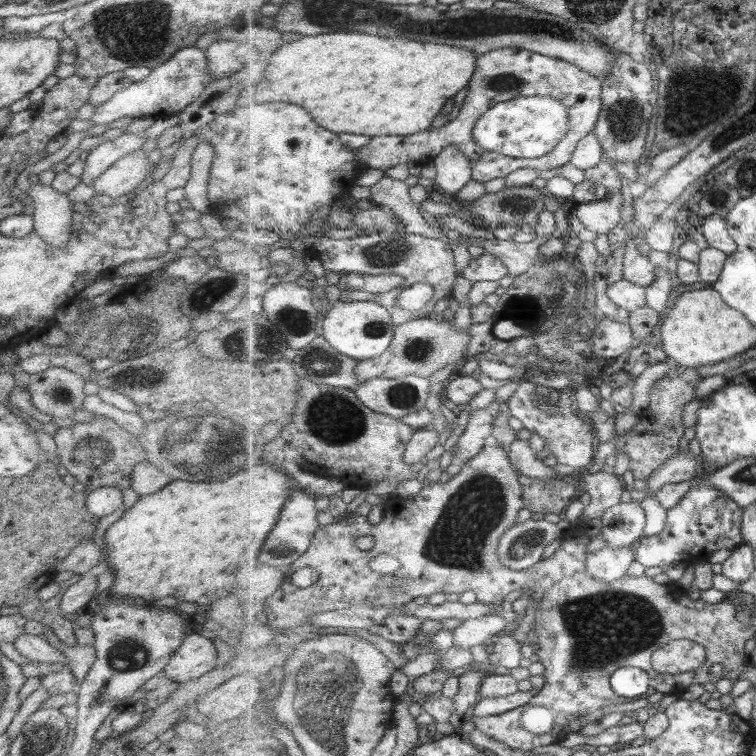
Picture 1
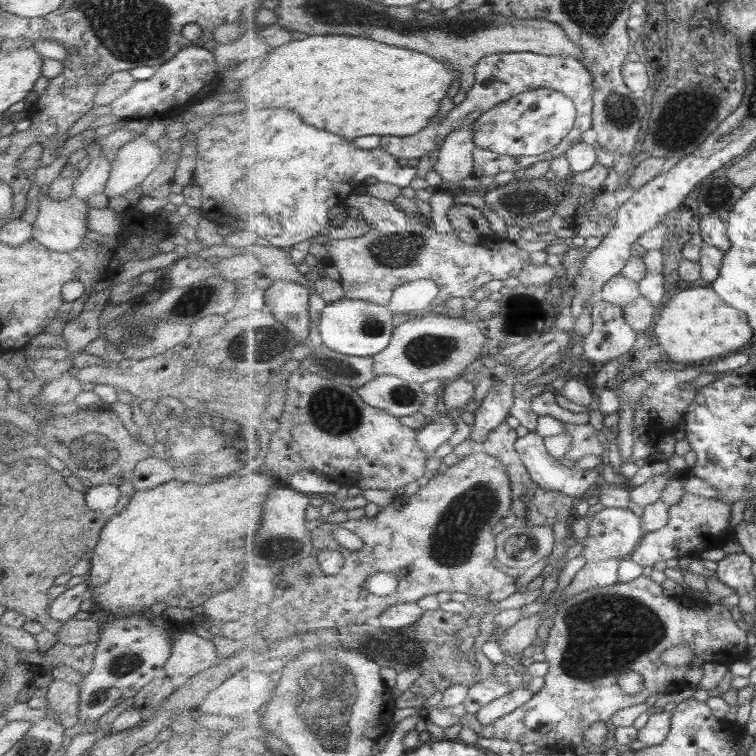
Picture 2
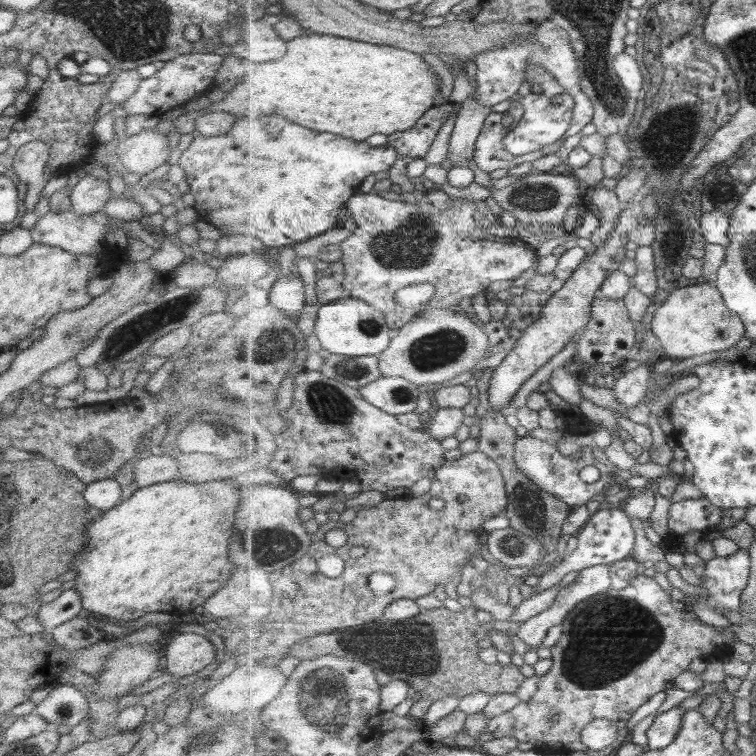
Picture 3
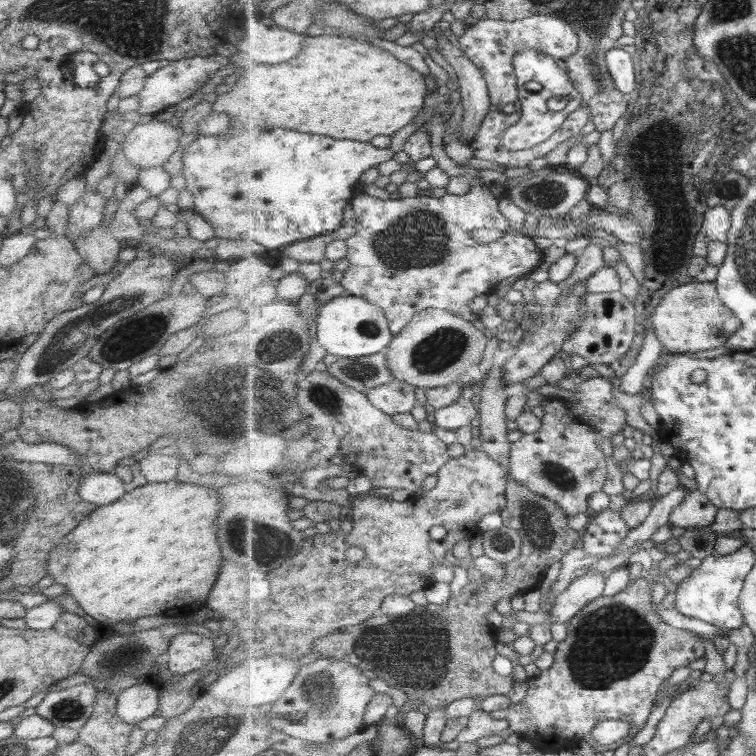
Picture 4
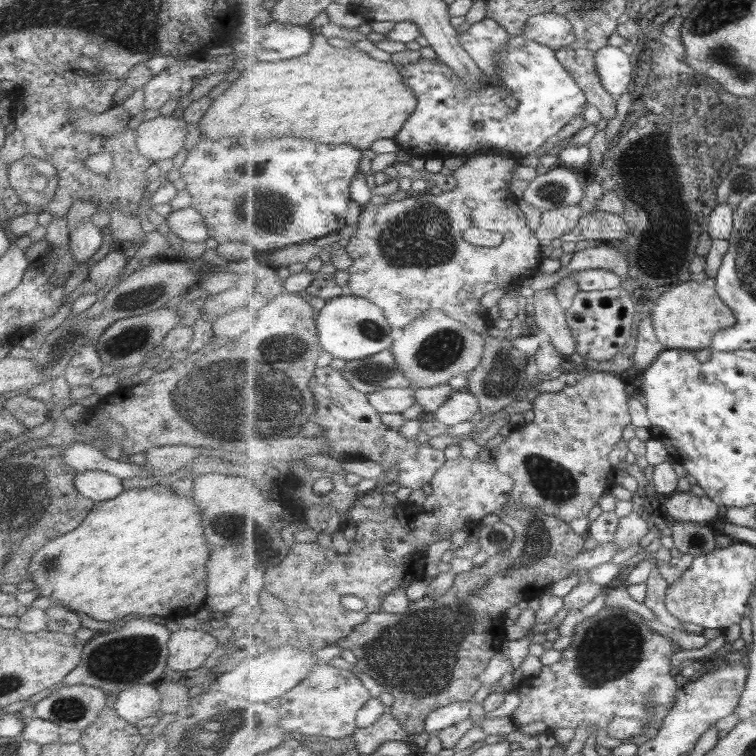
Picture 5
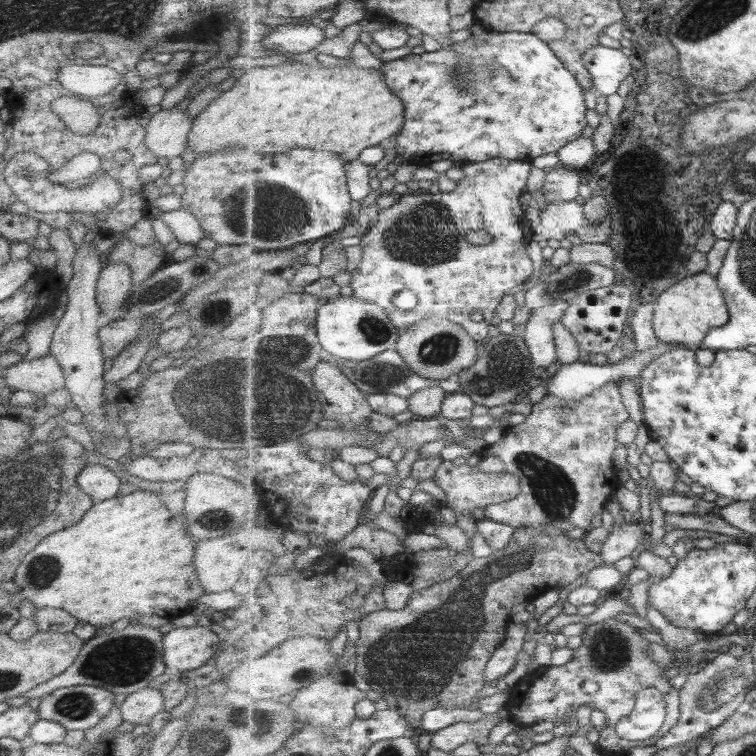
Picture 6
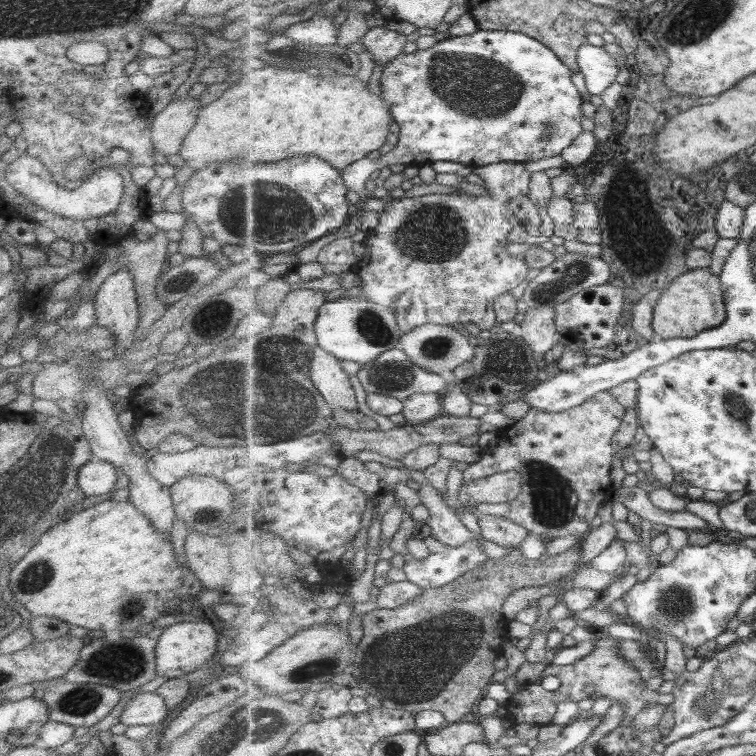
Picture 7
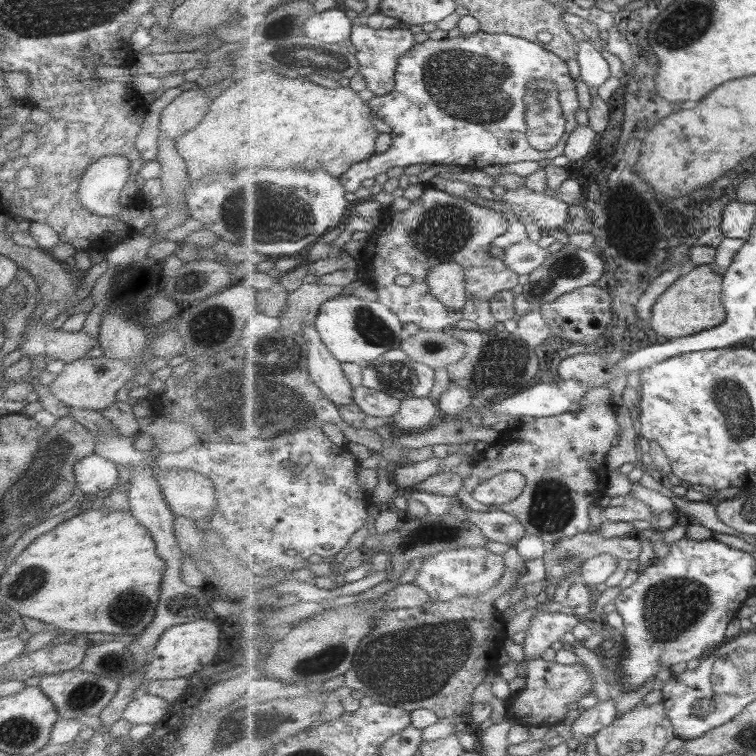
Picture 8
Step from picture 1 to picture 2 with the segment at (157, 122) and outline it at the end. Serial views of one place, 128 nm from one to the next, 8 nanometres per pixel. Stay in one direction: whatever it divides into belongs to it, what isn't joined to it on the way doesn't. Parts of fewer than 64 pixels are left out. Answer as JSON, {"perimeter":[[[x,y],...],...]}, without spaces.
{"perimeter":[[[101,153],[93,158],[89,165],[74,179],[72,195],[87,202],[87,197],[103,192],[103,187],[109,178],[110,161],[106,154]]]}

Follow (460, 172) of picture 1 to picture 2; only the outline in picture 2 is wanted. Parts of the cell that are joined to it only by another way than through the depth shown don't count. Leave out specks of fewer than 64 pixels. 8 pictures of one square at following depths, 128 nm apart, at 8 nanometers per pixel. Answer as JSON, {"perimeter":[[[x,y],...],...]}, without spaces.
{"perimeter":[[[475,122],[449,134],[440,148],[438,161],[433,168],[445,180],[441,187],[459,190],[461,180],[474,176],[474,152],[477,147]]]}

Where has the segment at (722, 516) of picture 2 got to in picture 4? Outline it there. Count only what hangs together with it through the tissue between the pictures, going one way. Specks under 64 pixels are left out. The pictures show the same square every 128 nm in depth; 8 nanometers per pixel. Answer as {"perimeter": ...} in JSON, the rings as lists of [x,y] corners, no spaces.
{"perimeter":[[[698,491],[689,492],[688,498],[672,512],[670,526],[686,530],[712,526],[716,522],[719,510],[705,494]]]}

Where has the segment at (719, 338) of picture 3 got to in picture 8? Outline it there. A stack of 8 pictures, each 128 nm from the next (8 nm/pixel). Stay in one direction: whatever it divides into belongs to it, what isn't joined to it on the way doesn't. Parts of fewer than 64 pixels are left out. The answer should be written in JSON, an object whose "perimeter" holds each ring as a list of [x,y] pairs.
{"perimeter":[[[712,265],[696,266],[659,297],[653,310],[652,327],[657,334],[667,338],[693,336],[697,332],[718,327],[727,320],[728,315],[722,300],[723,290],[724,276],[717,274]]]}

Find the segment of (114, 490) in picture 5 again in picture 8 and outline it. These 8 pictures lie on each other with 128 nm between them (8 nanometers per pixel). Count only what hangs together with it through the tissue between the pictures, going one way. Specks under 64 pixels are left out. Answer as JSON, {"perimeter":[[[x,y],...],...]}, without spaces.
{"perimeter":[[[94,452],[83,458],[77,458],[72,464],[72,469],[76,486],[85,495],[107,492],[118,479],[115,464]]]}

